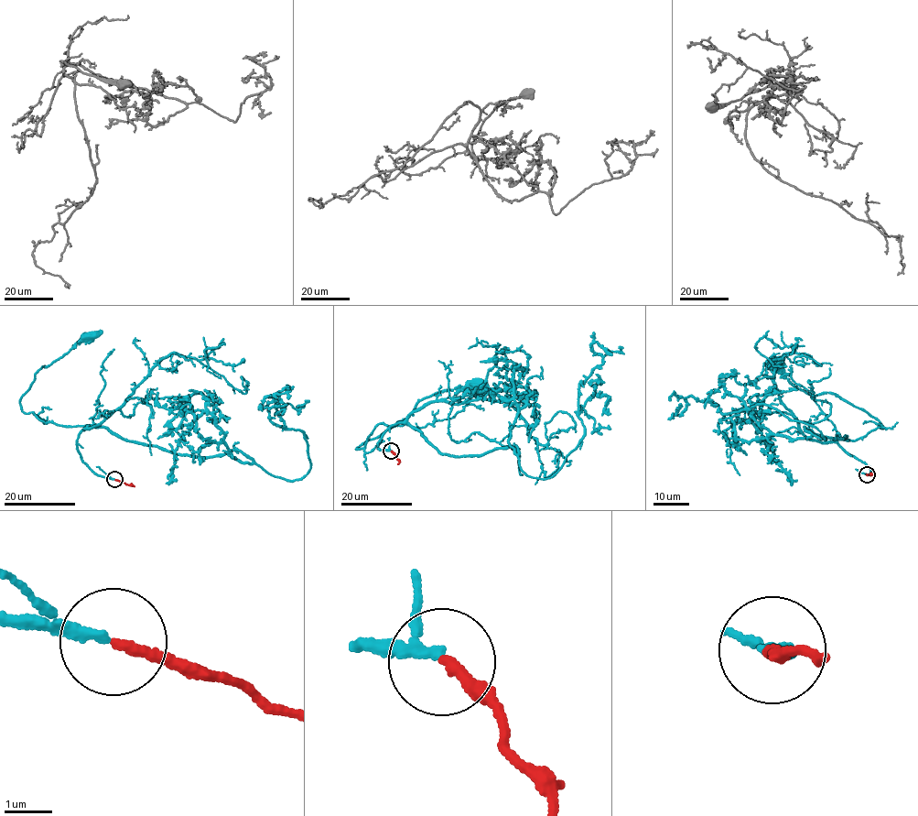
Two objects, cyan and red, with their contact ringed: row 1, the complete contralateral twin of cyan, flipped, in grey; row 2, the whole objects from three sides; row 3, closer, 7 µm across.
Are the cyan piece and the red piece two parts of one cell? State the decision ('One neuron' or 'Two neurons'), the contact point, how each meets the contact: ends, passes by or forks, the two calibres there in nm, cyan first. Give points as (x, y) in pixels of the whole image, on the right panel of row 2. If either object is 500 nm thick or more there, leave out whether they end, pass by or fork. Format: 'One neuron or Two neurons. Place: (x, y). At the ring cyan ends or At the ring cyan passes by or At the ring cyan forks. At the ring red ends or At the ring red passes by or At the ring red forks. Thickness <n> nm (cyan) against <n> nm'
Two neurons. Place: (867, 474). At the ring cyan ends. At the ring red ends. Thickness 200 nm (cyan) against 200 nm

